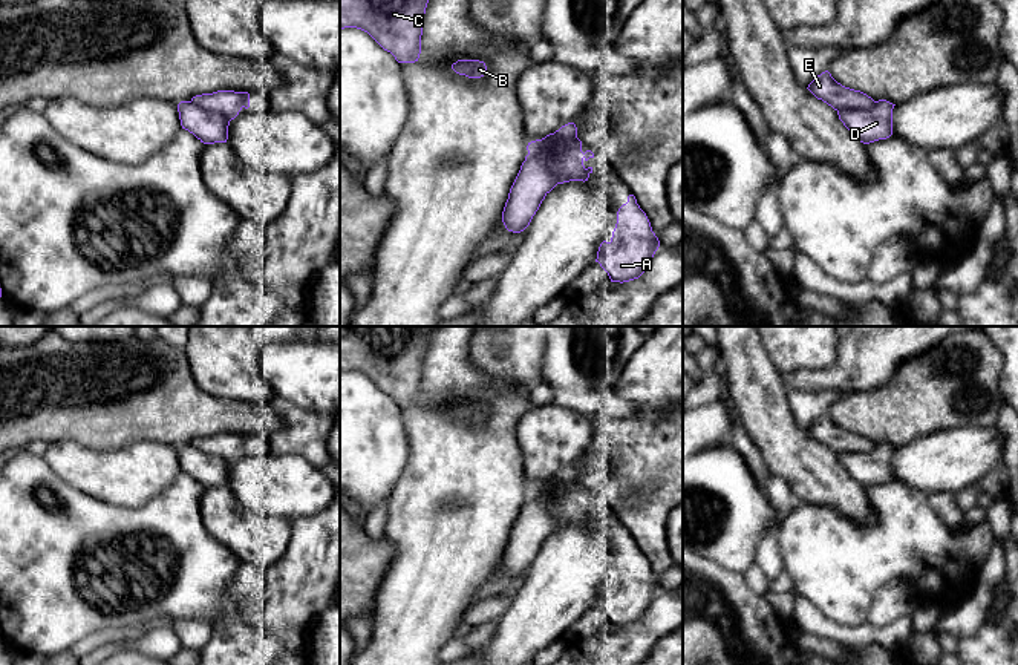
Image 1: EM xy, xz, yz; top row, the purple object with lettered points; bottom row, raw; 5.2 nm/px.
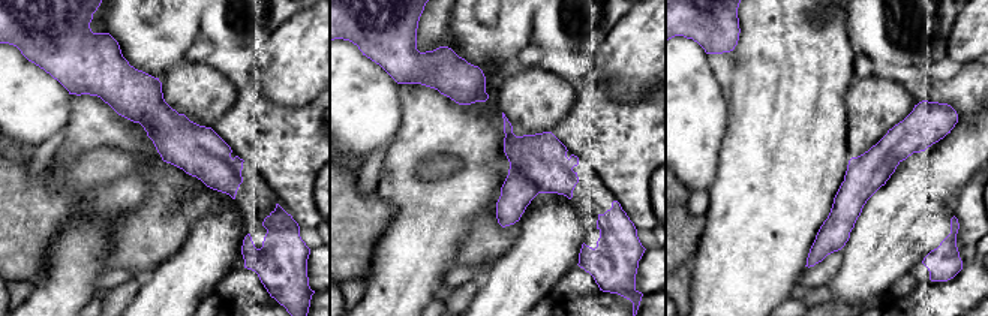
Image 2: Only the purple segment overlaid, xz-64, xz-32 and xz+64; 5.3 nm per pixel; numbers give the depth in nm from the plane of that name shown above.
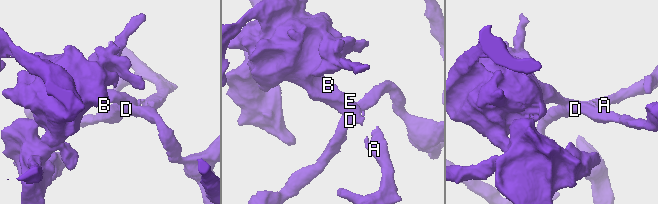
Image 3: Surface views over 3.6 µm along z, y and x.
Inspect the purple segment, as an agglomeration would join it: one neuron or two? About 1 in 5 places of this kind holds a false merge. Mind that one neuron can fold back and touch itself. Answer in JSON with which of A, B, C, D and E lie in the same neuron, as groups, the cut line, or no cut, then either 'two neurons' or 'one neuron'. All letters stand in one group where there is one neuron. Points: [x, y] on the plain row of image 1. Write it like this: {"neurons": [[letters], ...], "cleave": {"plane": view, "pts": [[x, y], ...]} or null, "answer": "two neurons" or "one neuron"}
{"neurons": [["A", "B", "C", "D", "E"]], "cleave": null, "answer": "one neuron"}

